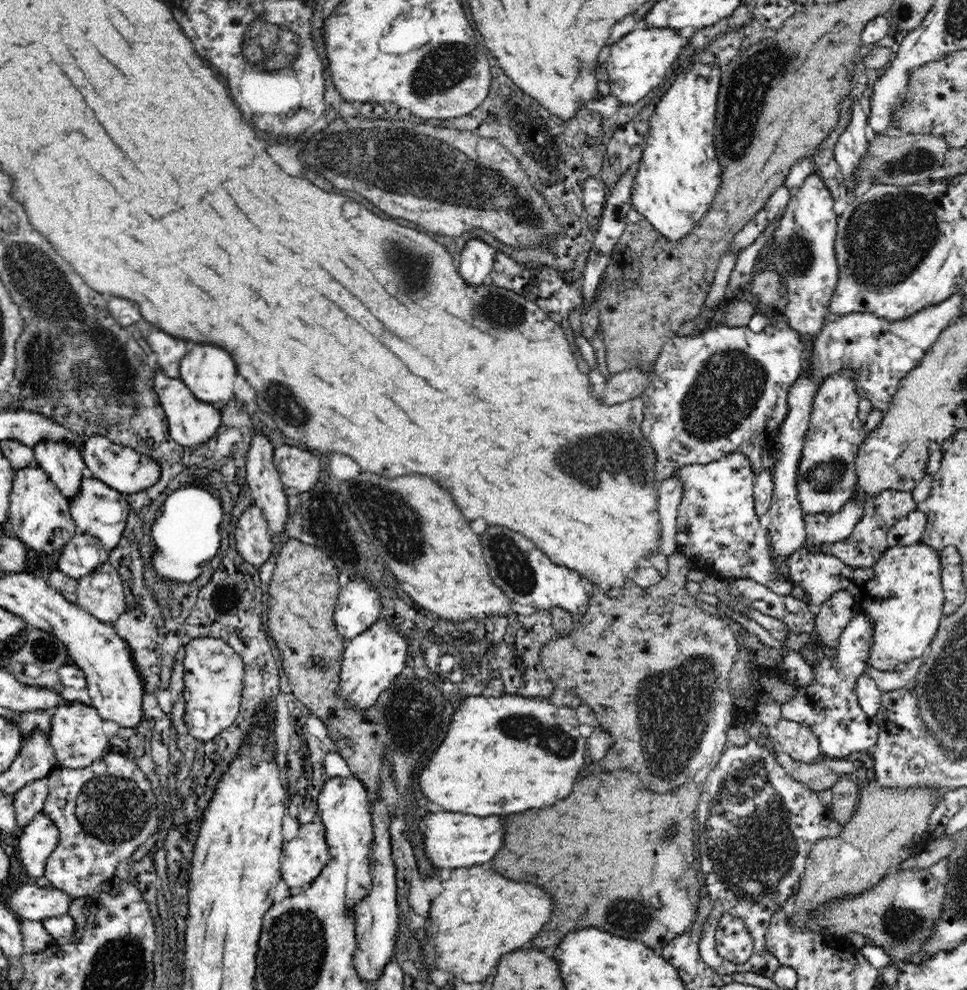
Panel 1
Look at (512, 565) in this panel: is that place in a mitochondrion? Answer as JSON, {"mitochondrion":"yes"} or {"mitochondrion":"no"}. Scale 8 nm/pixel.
{"mitochondrion":"yes"}

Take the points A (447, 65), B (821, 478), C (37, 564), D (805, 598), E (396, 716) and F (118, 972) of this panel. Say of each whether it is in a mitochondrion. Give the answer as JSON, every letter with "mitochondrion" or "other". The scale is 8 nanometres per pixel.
{"A":"mitochondrion","B":"mitochondrion","C":"other","D":"other","E":"mitochondrion","F":"mitochondrion"}

